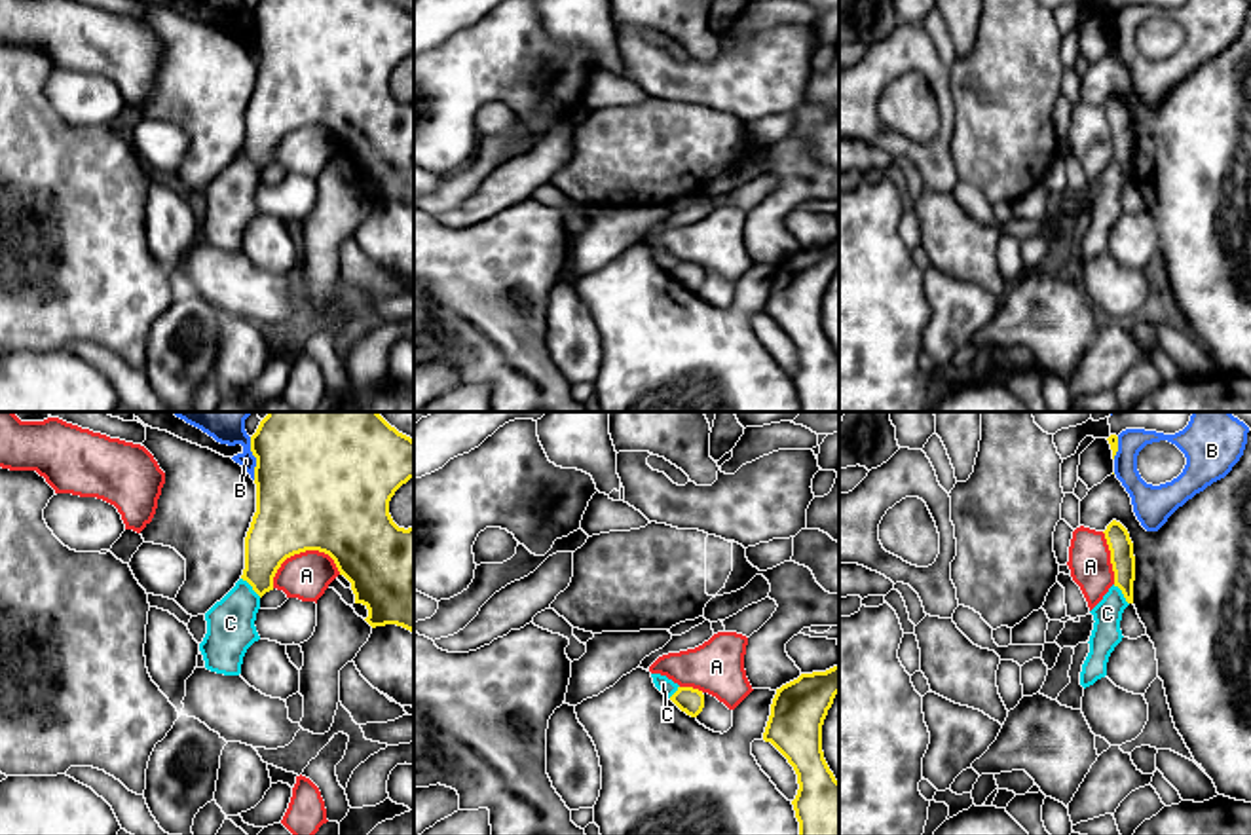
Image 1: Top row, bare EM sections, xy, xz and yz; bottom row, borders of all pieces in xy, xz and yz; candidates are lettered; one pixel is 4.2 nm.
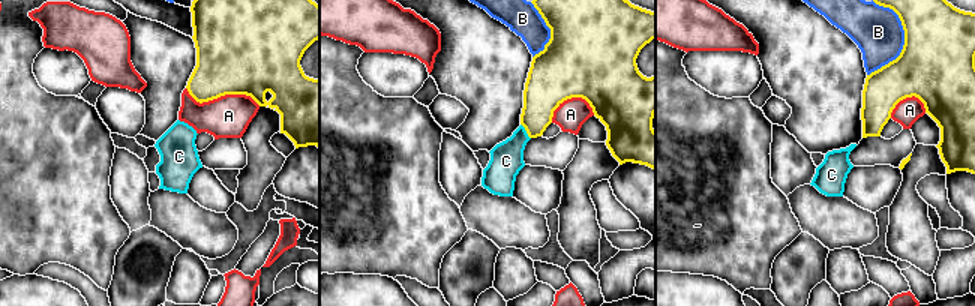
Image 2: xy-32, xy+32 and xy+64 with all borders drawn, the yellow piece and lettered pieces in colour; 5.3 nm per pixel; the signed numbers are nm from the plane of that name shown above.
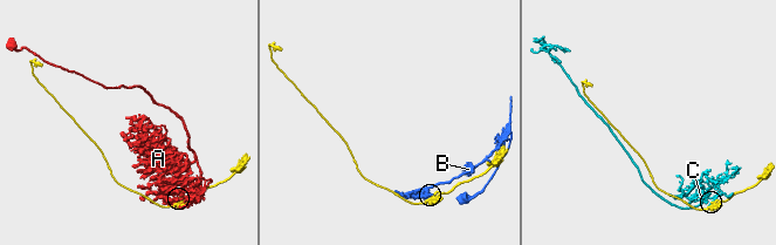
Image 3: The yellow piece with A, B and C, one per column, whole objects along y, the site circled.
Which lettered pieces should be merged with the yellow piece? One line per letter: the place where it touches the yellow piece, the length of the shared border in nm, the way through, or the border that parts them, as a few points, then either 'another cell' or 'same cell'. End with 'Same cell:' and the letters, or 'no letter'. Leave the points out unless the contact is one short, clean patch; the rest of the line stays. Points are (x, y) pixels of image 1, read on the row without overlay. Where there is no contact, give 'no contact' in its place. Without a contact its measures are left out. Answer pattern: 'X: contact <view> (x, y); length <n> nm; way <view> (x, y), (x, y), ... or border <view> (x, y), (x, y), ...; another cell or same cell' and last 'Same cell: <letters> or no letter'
A: contact xy (300, 126); length 300 nm; another cell
B: contact xy (255, 31); length 190 nm; another cell
C: contact xy (251, 160); length 120 nm; border xy (242, 152), (261, 171); another cell
Same cell: no letter

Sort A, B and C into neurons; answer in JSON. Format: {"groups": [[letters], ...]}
{"groups": [["A"], ["B"], ["C"]]}

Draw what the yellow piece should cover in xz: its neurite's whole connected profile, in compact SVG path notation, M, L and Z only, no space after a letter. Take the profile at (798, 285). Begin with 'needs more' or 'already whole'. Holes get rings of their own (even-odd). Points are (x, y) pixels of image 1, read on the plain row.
already whole; M839 239L801 249L776 264L763 307L797 349L792 380L799 412L839 412L839 357L822 326L822 300L837 268Z

